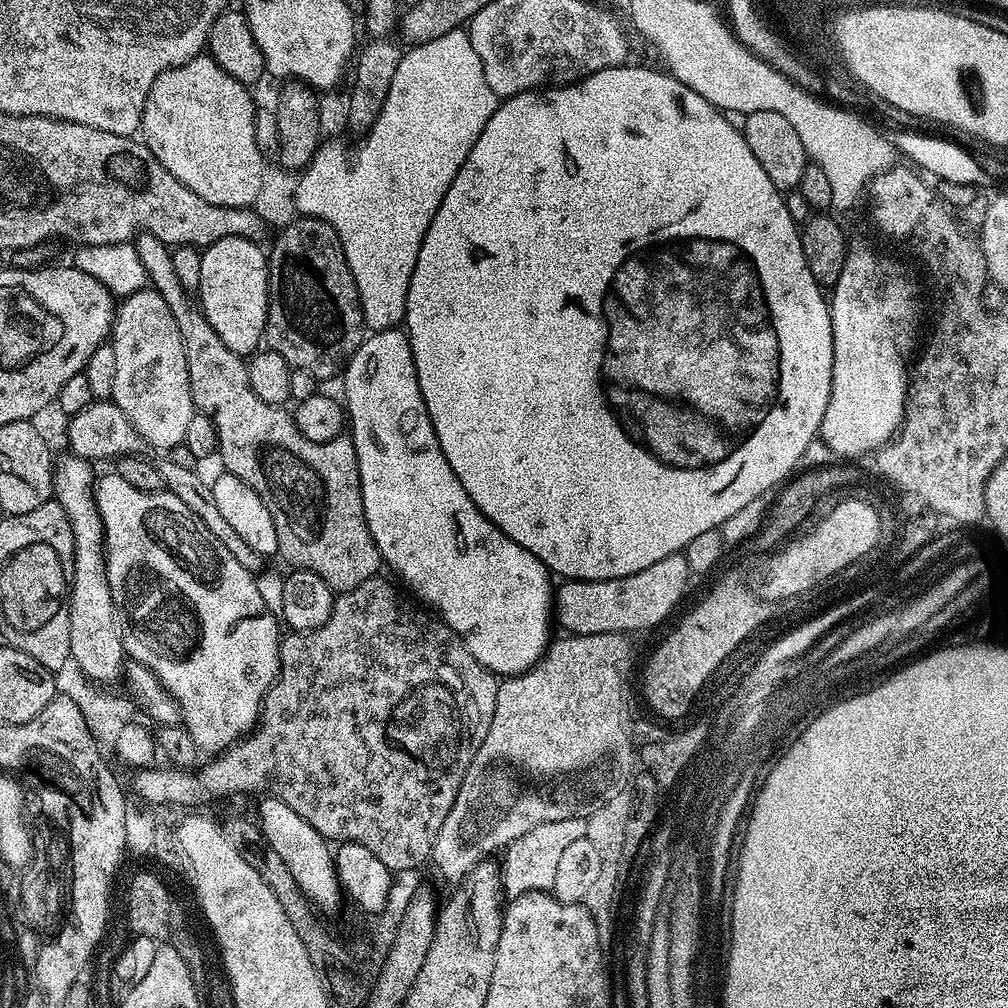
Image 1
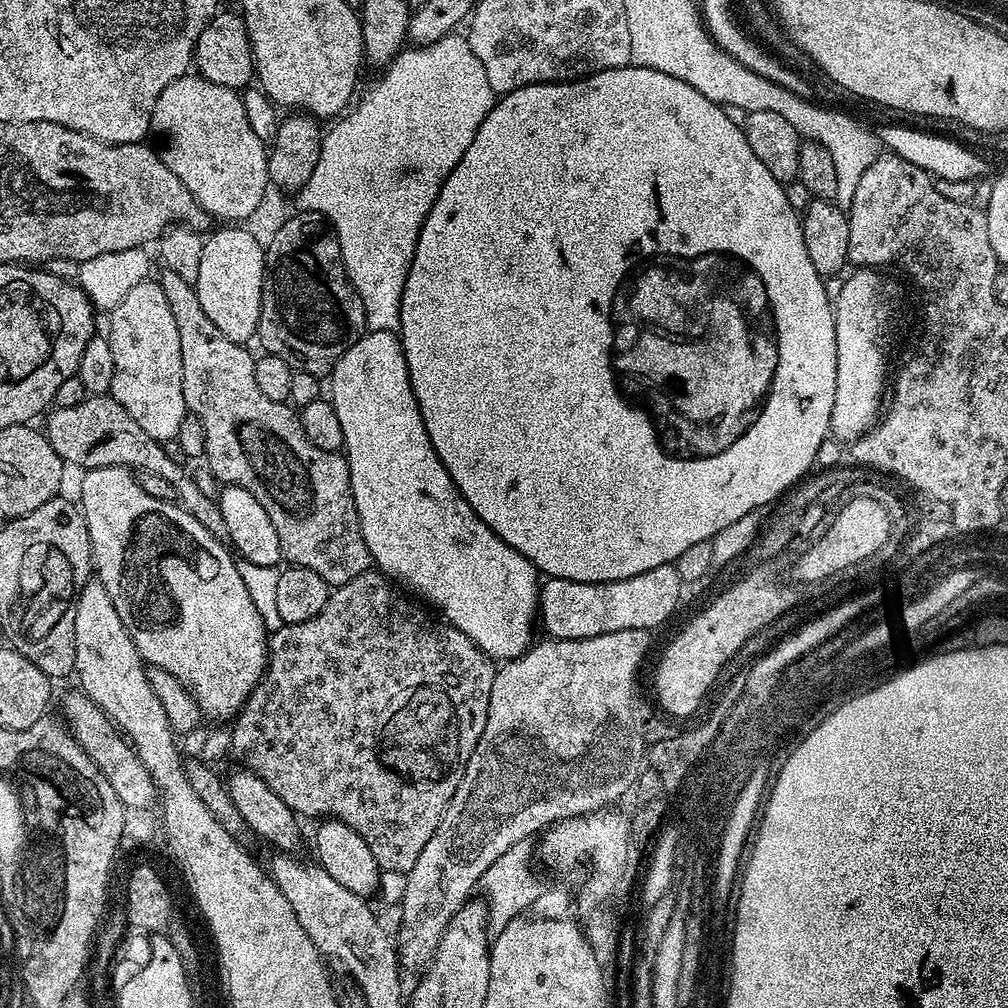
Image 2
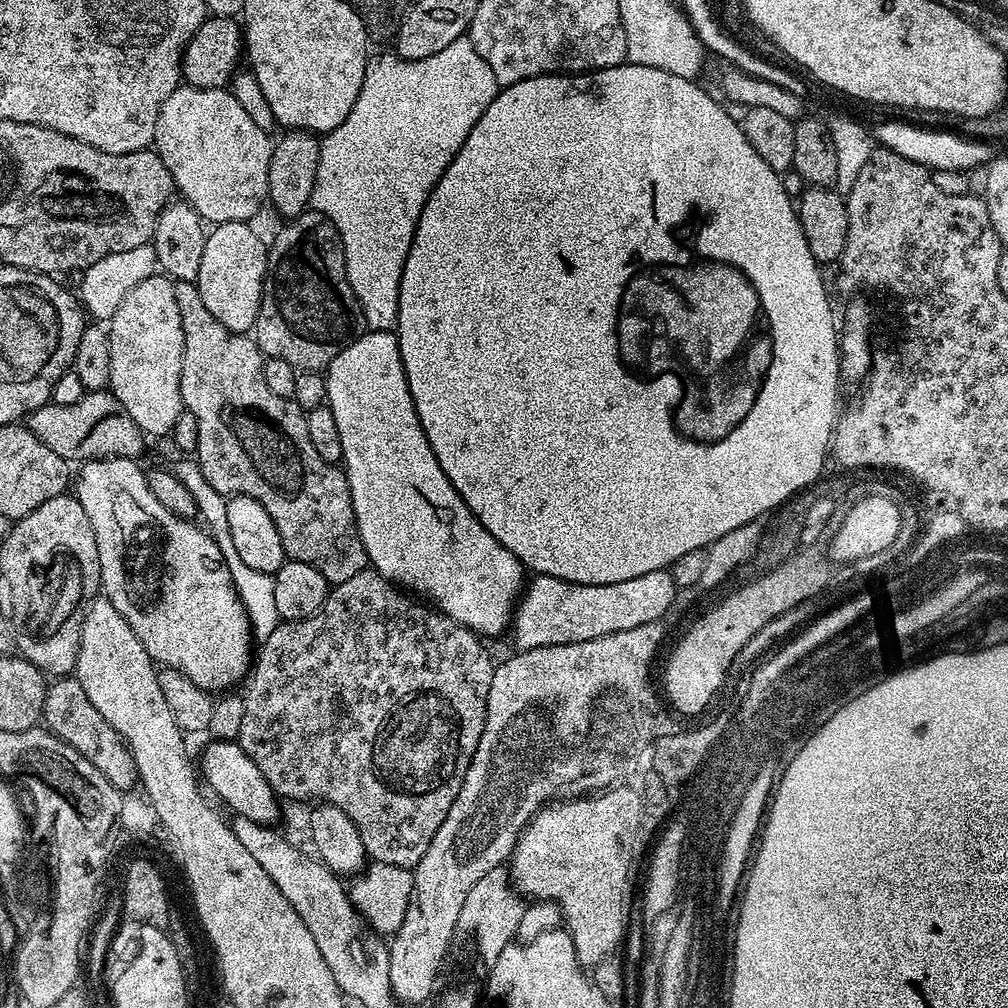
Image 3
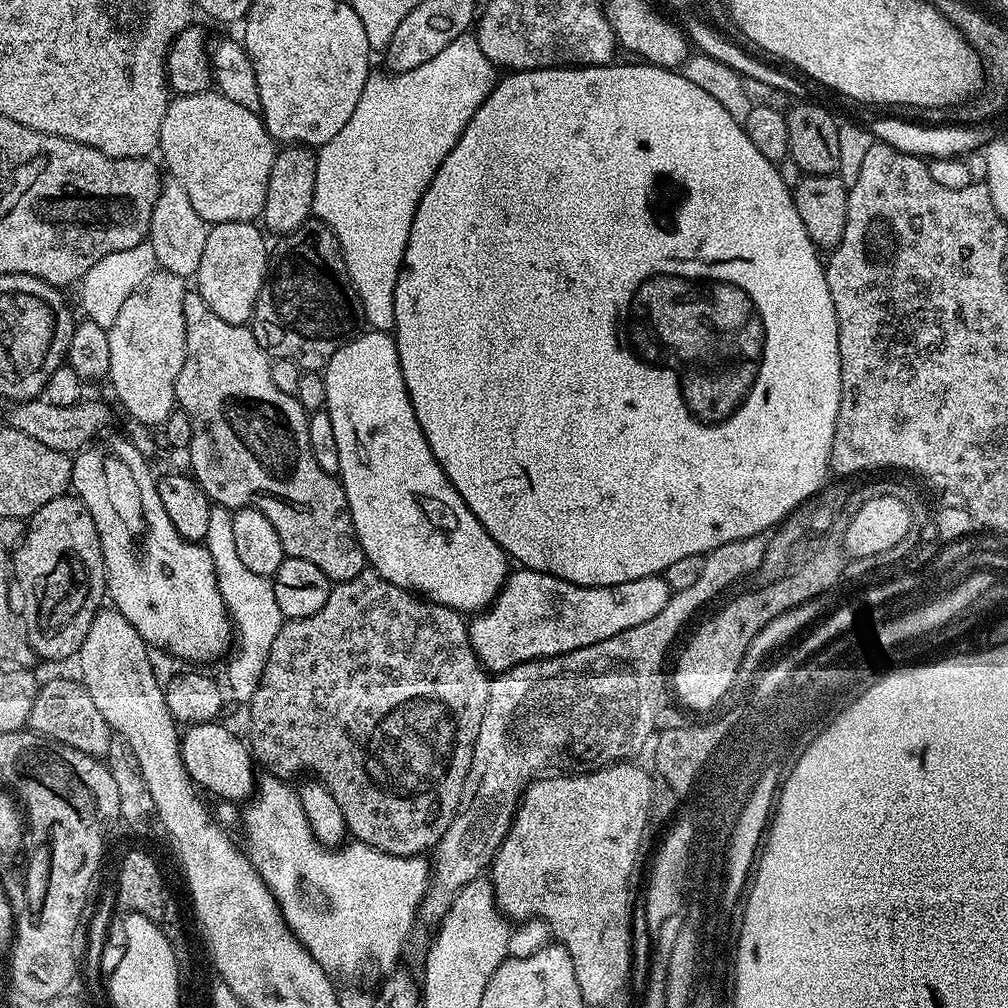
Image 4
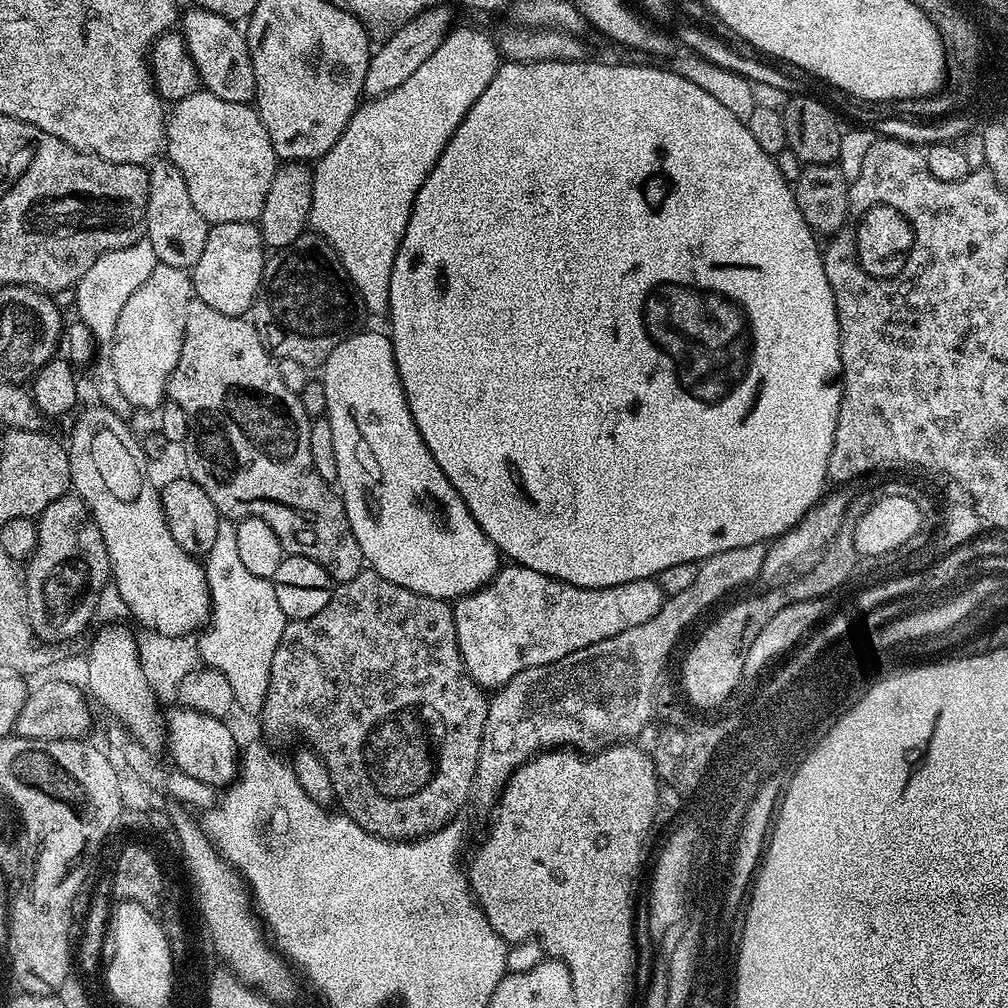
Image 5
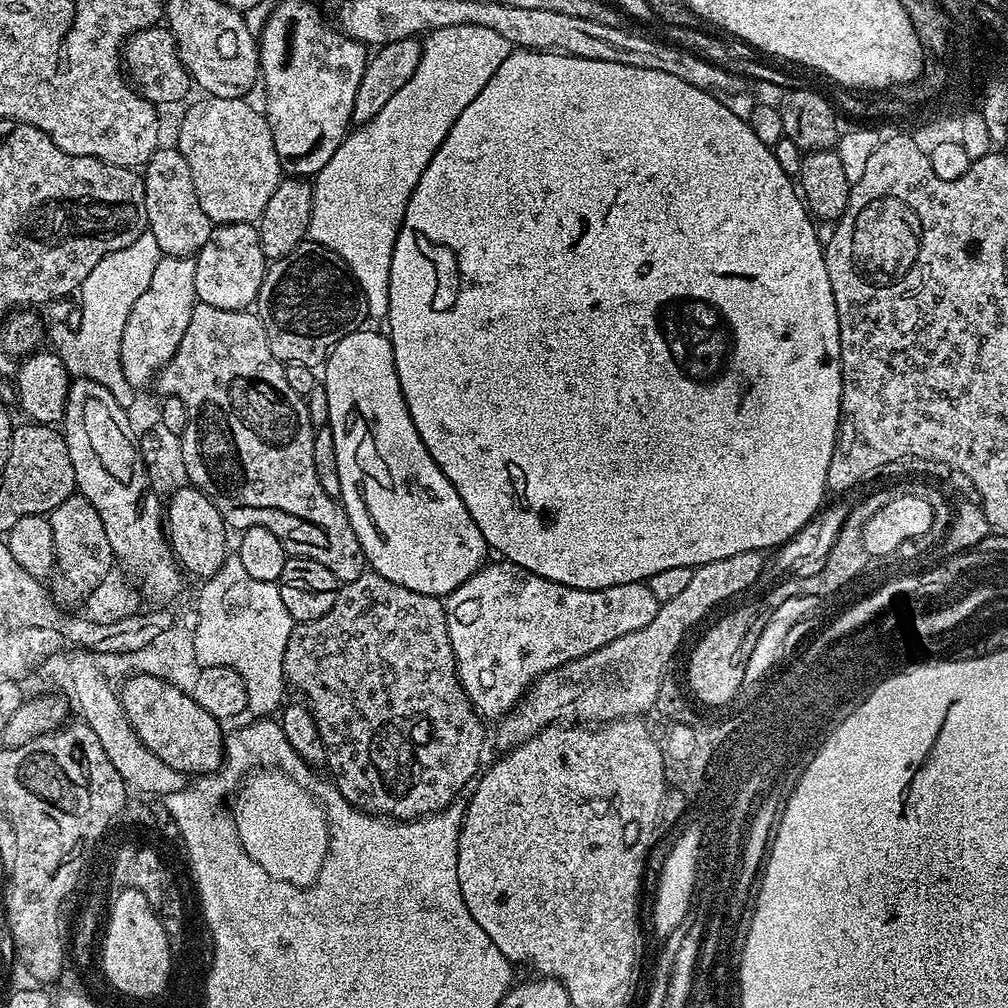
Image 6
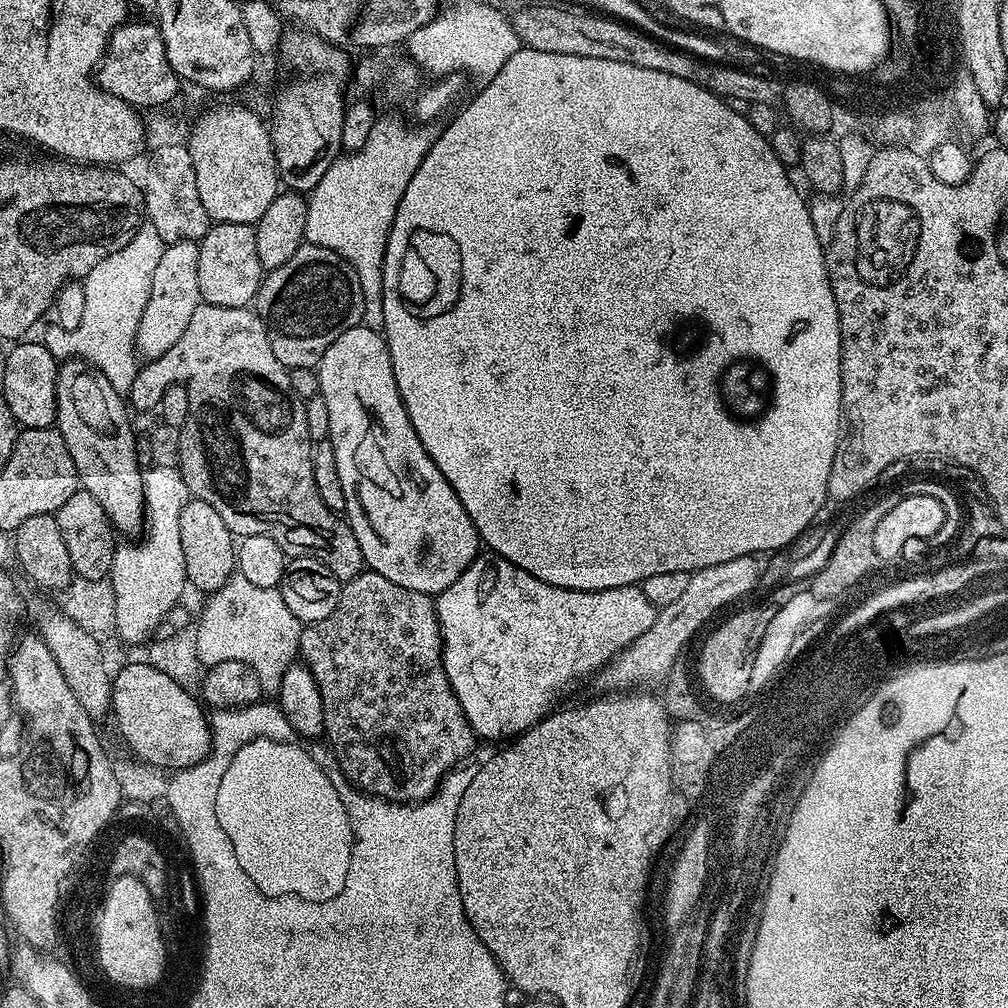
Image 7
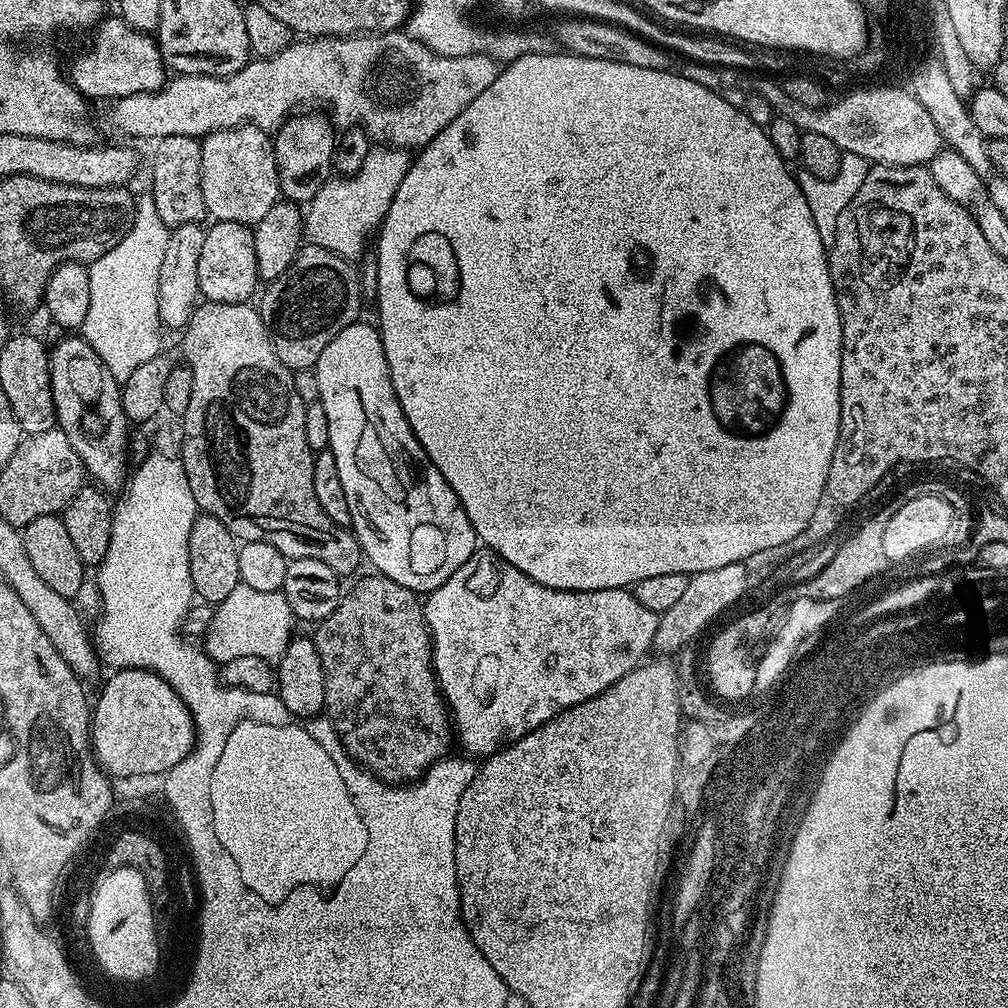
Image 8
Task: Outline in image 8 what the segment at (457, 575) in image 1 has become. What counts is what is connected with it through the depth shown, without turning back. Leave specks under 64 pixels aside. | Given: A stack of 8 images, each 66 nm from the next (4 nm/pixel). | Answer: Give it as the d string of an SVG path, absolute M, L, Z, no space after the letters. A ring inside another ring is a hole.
M357 322L346 326L346 330L342 330L342 334L338 334L338 338L334 338L334 342L330 342L330 346L326 346L326 350L322 350L322 358L318 358L314 369L320 391L318 402L326 410L326 422L330 422L328 447L334 454L334 462L338 462L338 474L342 477L342 490L346 490L346 503L350 505L351 531L360 544L363 559L367 563L369 560L376 567L373 569L379 575L398 582L398 586L406 586L411 592L417 594L427 594L438 586L442 586L442 582L446 582L446 578L450 578L450 574L454 574L454 570L458 570L458 566L462 566L476 553L478 550L476 531L474 526L470 526L470 518L466 518L466 510L462 510L462 502L458 502L458 494L454 494L454 490L450 490L450 486L446 482L446 478L442 478L438 466L434 466L434 462L430 462L430 458L426 454L426 450L422 450L414 430L410 430L410 422L406 422L406 414L402 414L398 394L394 394L394 386L390 382L390 370L386 362L386 350L382 346L379 327L375 323L364 323Z

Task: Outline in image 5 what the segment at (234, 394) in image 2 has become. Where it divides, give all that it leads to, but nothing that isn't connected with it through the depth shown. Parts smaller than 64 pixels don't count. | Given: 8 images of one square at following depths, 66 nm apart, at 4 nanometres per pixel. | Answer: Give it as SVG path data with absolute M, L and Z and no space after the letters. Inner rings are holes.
M193 298L186 310L186 330L182 342L182 354L178 358L178 366L174 366L174 370L170 374L166 393L167 399L172 400L178 406L182 406L182 410L186 410L190 433L189 476L194 482L198 482L198 486L202 486L202 490L206 490L206 494L210 494L210 502L214 502L214 506L220 511L221 517L235 522L244 520L247 516L262 518L262 522L266 522L266 526L270 526L270 530L274 530L274 534L278 534L285 553L310 558L314 562L318 562L318 566L325 568L332 575L333 581L343 582L365 571L366 561L362 554L362 546L358 546L358 538L354 538L354 530L350 530L350 522L339 491L329 481L323 480L318 474L318 470L314 470L314 458L310 458L310 426L312 420L306 414L306 410L302 410L299 395L286 390L276 365L277 361L272 353L264 349L256 325L252 323L251 319L244 316L222 314L220 311L214 310L214 306L206 306L206 302Z

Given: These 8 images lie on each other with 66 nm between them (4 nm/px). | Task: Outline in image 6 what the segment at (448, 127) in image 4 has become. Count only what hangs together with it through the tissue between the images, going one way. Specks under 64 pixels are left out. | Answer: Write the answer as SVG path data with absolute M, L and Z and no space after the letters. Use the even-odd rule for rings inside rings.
M462 24L439 28L423 37L420 50L420 65L418 70L370 118L370 122L353 127L340 143L338 158L326 162L322 170L314 178L312 184L312 213L307 239L315 244L321 244L336 252L338 258L348 267L348 272L356 279L360 292L368 307L369 317L374 321L387 321L390 310L390 262L394 258L394 242L400 233L402 218L406 214L406 206L410 202L410 194L414 194L414 186L418 186L418 178L422 178L422 170L430 166L430 158L442 146L446 134L450 134L450 126L478 98L480 88L490 82L494 70L506 62L510 45L502 34L487 29L486 26Z

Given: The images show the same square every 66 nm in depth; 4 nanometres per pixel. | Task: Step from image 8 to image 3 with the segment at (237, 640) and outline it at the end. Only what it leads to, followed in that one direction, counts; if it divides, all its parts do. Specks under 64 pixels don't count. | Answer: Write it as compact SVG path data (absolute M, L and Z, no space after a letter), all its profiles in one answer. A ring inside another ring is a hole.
M186 456L180 462L174 462L168 467L180 482L185 483L190 494L194 495L197 513L200 518L204 518L202 522L205 529L219 550L222 551L223 560L227 564L227 569L230 570L231 580L234 582L236 593L238 593L243 608L247 612L248 620L251 622L253 635L260 640L269 637L281 621L275 605L273 575L251 569L239 557L234 547L234 542L231 541L230 526L227 525L227 497L218 494L218 490L210 486L205 475L202 474L200 464L193 457Z

